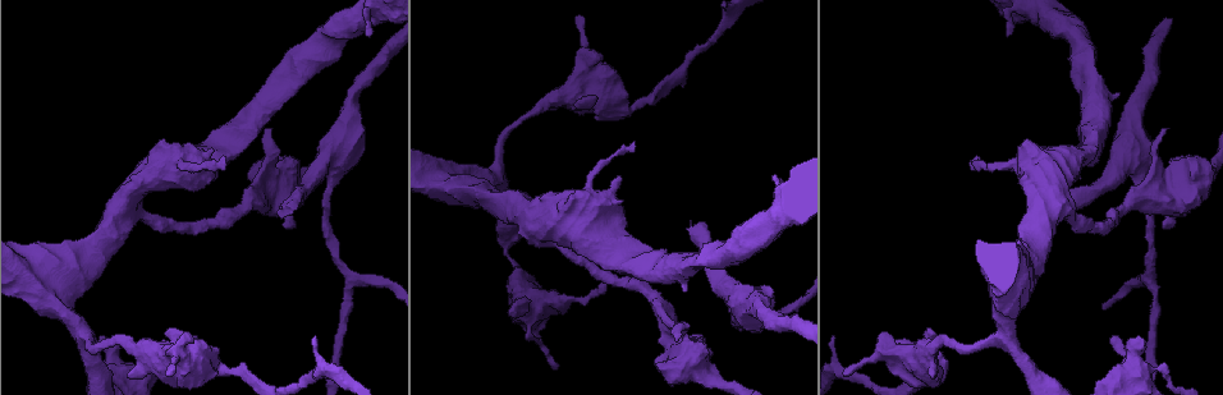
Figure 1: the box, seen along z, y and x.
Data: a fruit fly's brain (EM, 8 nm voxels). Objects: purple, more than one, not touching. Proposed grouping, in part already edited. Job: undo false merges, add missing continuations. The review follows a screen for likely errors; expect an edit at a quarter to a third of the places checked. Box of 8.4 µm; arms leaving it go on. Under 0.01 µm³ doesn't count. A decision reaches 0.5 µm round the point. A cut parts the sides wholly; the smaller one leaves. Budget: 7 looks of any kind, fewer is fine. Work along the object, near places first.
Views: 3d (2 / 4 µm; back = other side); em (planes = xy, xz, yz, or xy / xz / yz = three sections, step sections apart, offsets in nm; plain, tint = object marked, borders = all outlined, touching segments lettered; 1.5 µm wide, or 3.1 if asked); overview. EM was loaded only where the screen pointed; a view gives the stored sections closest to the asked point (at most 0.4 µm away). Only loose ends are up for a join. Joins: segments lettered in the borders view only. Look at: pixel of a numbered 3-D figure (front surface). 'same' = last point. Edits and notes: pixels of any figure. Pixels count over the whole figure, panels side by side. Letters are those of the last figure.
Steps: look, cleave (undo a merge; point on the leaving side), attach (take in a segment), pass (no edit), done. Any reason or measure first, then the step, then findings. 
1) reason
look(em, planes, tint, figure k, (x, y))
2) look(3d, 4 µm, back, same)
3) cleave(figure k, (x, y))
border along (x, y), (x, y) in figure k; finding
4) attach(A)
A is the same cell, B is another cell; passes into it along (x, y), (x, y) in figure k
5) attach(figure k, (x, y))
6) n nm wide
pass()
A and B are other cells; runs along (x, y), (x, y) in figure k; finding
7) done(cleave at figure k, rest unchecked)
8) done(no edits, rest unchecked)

branch stops here
look(em, yz, step 4, borders, figure 1, (281, 206))

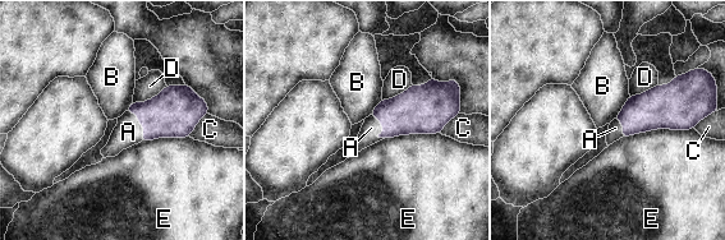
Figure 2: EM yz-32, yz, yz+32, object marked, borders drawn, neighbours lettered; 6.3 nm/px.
look(em, planes, borders, same)

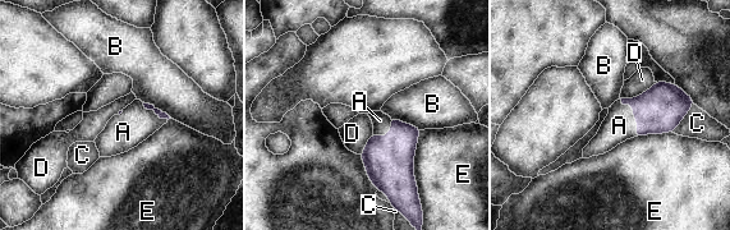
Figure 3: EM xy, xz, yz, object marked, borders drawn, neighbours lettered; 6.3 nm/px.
attach(A)
A is the same cell, B, C, D and E are other cells; passes into it along (659, 110), (633, 115), (619, 125) in figure 3; it goes on there

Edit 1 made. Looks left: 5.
look(overview)

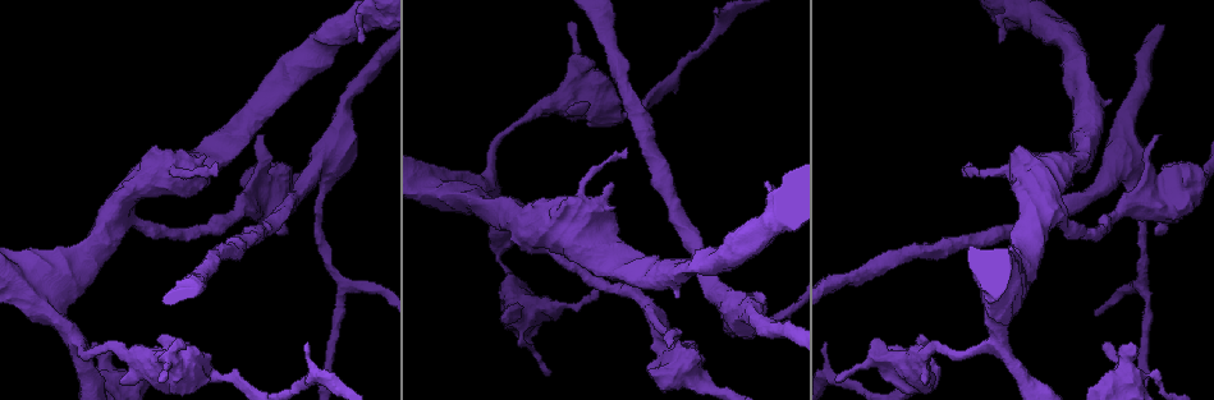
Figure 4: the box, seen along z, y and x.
an open end
look(em, planes, borders, figure 4, (774, 187))

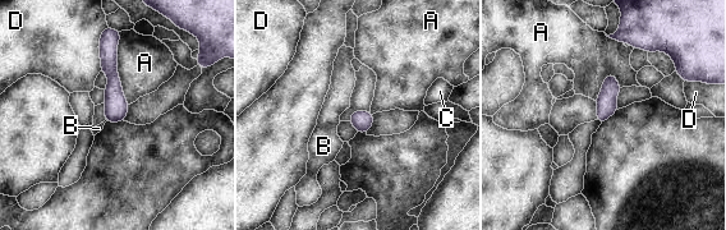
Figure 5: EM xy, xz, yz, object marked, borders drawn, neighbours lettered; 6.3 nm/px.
130 nm wide
pass()
A, B, C and D are other cells; border along (119, 32), (118, 76), (129, 104) in figure 5; no lettered segment goes on from it

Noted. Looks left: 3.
three-way junction
look(3d, 4 µm, figure 4, (1141, 283))

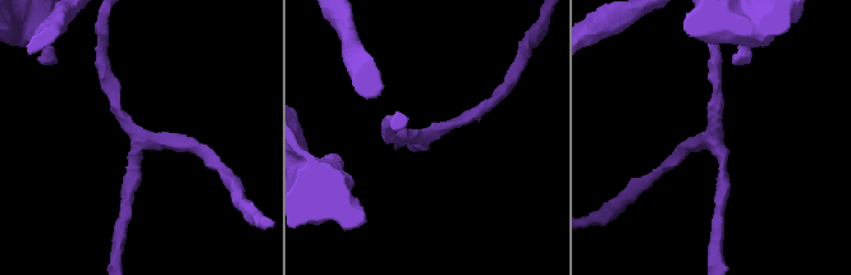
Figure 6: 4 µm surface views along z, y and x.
3 arms
look(em, xy, step 4, tint, figure 6, (717, 137))

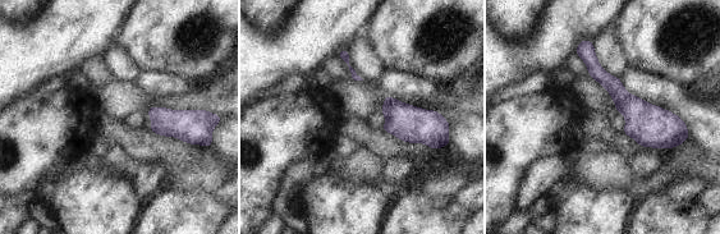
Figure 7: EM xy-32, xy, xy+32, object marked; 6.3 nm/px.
look(em, planes, borders, same)

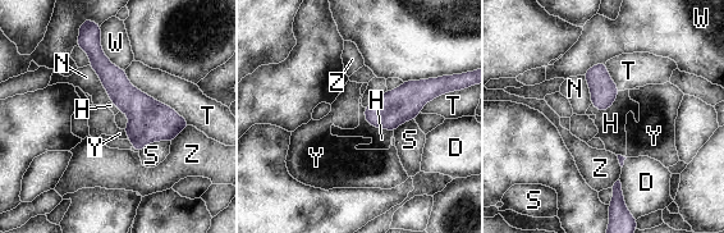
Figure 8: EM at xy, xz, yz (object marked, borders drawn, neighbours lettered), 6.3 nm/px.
T touches over 550 nm
pass()
D, H, N, S, T, W, Y and Z are other cells; runs along (458, 78), (369, 118) in figure 8; all the same neuron

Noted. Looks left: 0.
done(attach at figure 3, rest unchecked)

